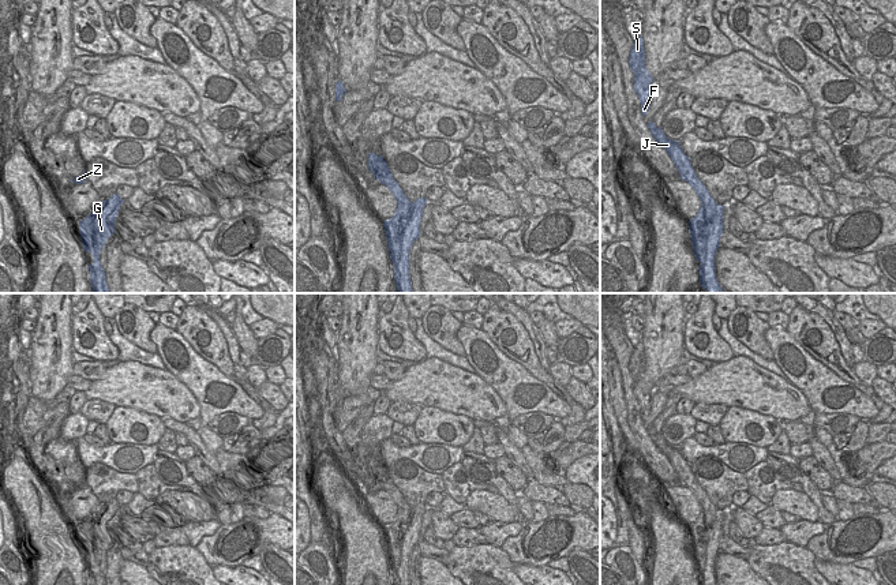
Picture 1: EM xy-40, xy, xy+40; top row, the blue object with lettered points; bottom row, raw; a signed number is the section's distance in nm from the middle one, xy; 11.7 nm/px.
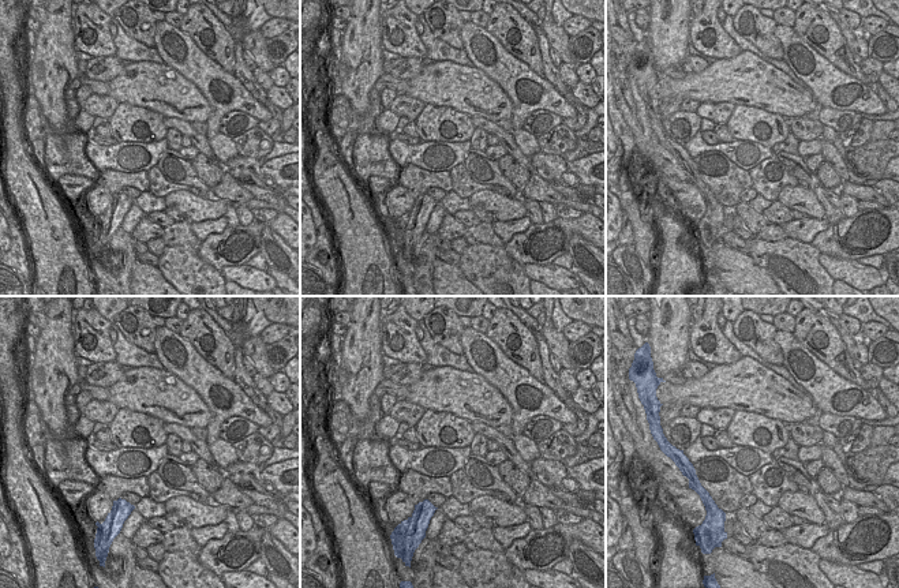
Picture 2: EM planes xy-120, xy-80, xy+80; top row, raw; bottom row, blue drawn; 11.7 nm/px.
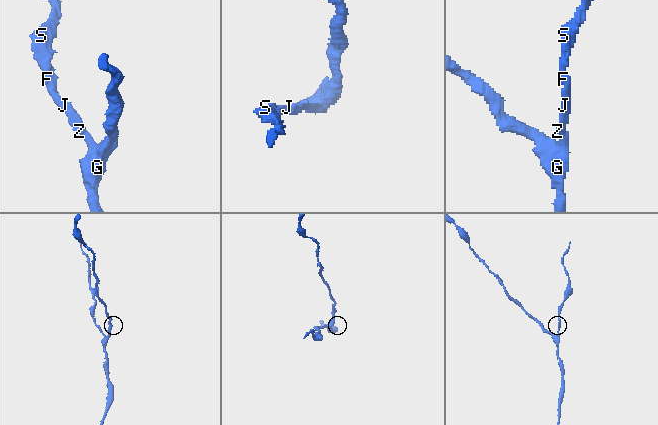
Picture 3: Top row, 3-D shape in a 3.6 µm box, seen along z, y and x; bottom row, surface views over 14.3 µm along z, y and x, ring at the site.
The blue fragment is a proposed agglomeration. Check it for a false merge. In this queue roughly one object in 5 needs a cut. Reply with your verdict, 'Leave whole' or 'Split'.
Split

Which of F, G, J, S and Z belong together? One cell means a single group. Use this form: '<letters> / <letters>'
F J S Z / G

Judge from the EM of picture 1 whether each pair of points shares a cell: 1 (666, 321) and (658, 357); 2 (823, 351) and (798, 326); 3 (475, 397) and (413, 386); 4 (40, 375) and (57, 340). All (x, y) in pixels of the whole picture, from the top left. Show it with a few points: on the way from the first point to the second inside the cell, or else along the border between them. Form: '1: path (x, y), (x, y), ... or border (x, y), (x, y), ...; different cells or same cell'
1: path (666, 330), (663, 333), (663, 348); same cell
2: path (823, 340), (824, 336), (817, 327), (809, 327); same cell
3: path (460, 393), (445, 386), (428, 386); same cell
4: path (49, 366), (51, 348); same cell

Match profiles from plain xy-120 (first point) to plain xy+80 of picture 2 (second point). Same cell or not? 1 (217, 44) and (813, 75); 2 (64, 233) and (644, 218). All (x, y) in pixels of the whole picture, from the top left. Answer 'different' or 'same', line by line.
1: different
2: different

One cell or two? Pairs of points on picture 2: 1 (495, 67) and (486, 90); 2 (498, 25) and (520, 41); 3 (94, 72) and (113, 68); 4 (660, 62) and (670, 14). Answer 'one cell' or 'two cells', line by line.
1: two cells
2: one cell
3: one cell
4: one cell

